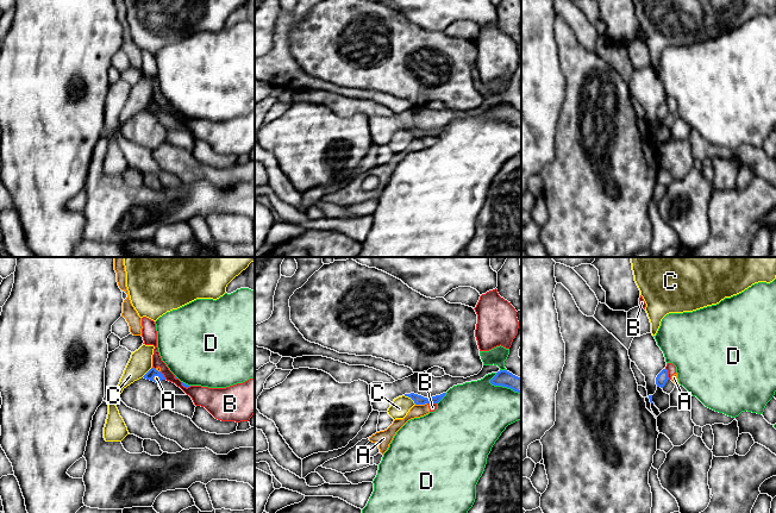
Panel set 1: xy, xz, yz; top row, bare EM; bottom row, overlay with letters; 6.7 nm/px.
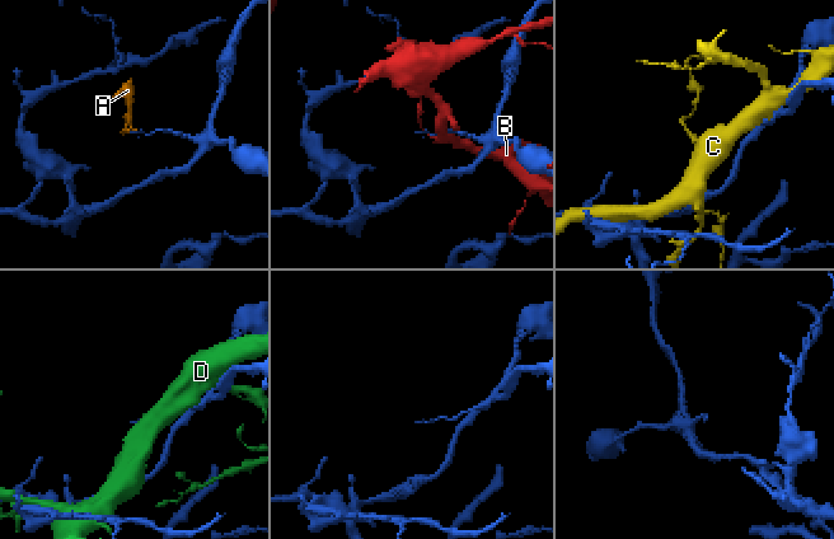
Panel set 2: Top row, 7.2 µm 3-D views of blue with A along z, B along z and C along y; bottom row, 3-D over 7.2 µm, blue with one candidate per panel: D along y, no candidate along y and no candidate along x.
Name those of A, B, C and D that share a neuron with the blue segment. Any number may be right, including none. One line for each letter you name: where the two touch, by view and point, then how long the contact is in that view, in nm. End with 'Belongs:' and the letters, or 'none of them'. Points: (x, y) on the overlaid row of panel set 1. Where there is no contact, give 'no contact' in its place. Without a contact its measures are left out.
Belongs: none of them

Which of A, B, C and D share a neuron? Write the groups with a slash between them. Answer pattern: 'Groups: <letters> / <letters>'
Groups: A B / C / D

